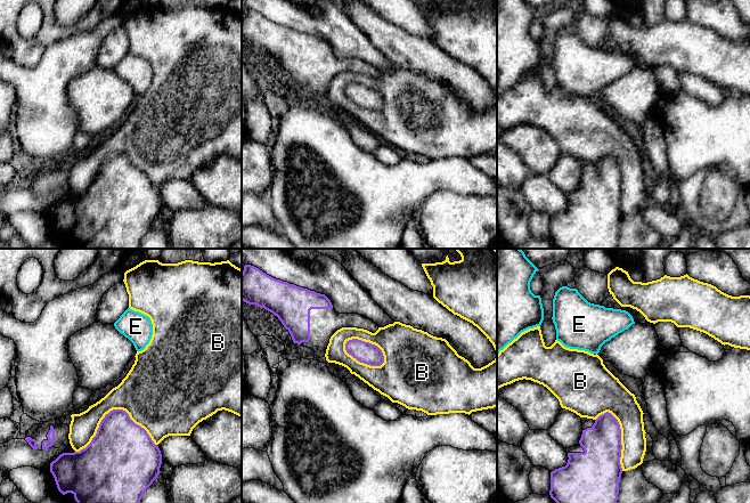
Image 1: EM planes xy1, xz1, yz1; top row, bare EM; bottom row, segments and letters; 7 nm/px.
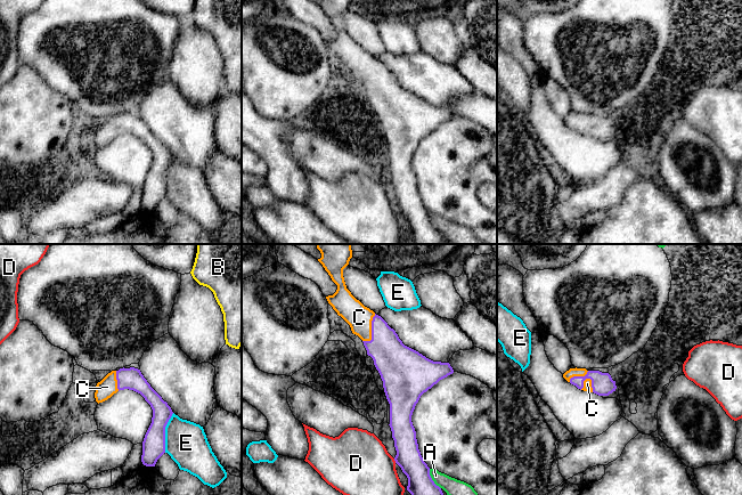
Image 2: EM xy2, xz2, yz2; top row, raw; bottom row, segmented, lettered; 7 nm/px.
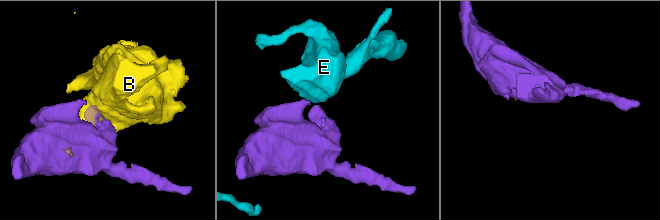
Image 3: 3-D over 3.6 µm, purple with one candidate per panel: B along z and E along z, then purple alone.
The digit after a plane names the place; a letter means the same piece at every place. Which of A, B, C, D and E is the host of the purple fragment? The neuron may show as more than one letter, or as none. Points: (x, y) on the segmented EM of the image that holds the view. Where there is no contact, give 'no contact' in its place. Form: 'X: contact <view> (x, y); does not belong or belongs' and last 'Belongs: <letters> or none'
A: contact xz2 (431, 479); does not belong
B: contact xy1 (113, 410); does not belong
C: contact xz2 (372, 331); belongs
D: contact xz2 (394, 460); does not belong
E: contact xy2 (164, 432); does not belong
Belongs: C

